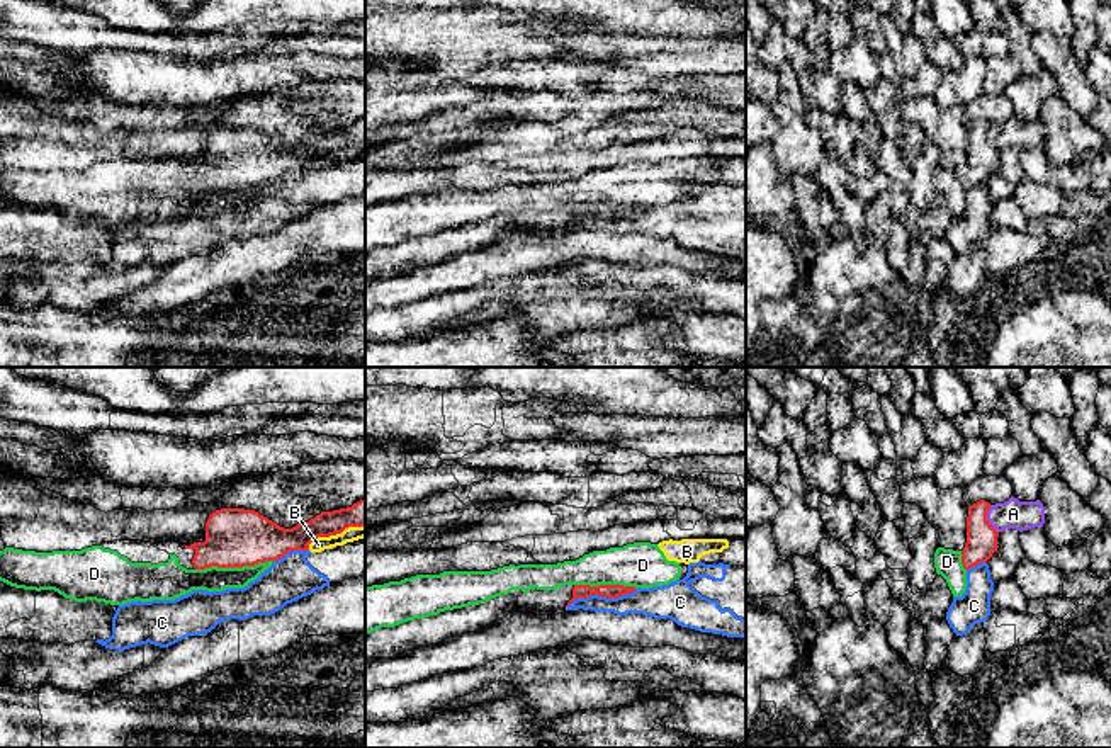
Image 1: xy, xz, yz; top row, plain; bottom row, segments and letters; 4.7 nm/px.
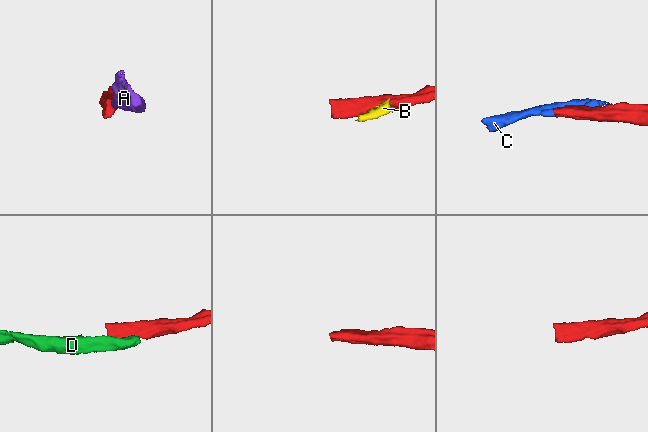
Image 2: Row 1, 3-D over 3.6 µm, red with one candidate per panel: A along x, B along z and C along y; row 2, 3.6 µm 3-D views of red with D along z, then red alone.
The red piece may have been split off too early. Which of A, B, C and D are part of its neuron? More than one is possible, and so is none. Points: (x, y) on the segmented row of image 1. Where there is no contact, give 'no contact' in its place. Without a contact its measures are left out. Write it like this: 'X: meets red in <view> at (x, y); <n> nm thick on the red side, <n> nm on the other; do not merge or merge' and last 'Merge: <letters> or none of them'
A: meets red in yz at (986, 519); 150 nm thick on the red side, 140 nm on the other; do not merge
B: meets red in xy at (333, 534); 130 nm thick on the red side, 70 nm on the other; do not merge
C: meets red in xz at (602, 595); 60 nm thick on the red side, 140 nm on the other; do not merge
D: meets red in xy at (233, 566); 280 nm thick on the red side, 120 nm on the other; do not merge
Merge: none of them

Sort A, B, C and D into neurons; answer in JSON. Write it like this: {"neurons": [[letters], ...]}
{"neurons": [["A"], ["B", "D"], ["C"]]}

